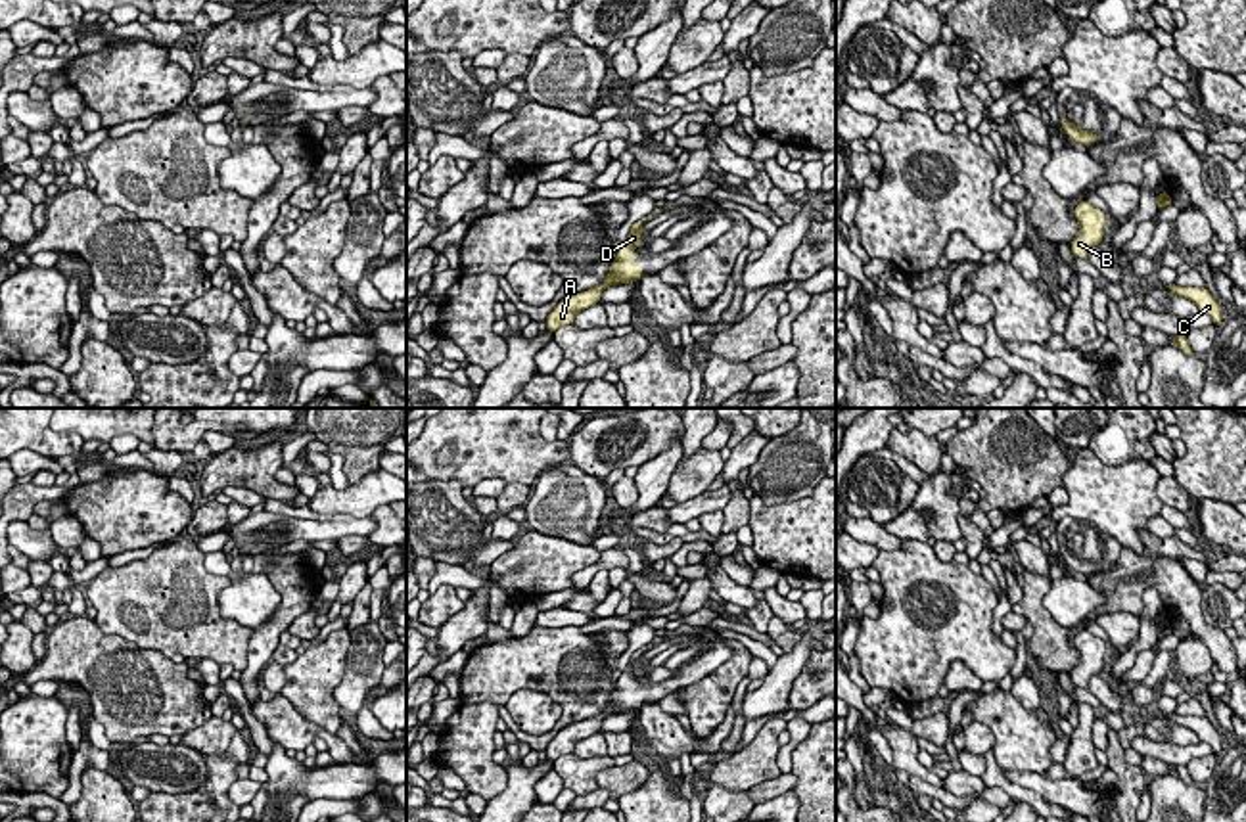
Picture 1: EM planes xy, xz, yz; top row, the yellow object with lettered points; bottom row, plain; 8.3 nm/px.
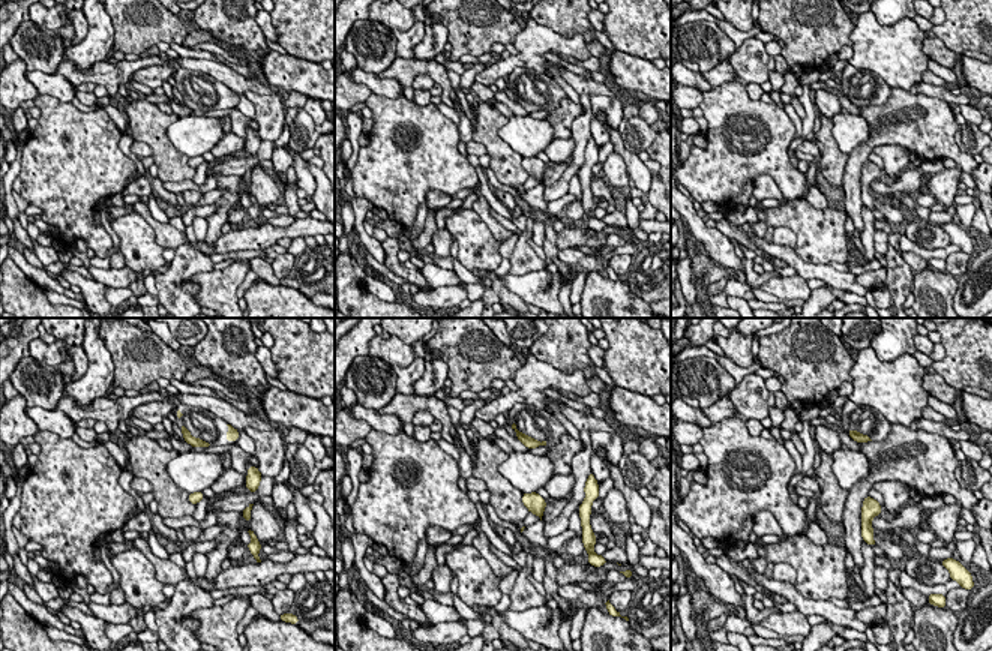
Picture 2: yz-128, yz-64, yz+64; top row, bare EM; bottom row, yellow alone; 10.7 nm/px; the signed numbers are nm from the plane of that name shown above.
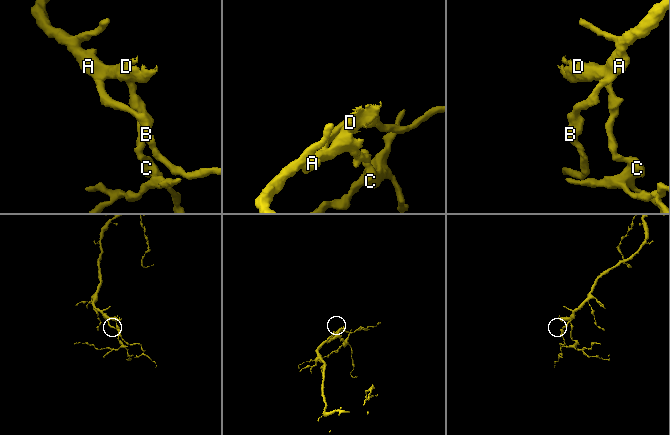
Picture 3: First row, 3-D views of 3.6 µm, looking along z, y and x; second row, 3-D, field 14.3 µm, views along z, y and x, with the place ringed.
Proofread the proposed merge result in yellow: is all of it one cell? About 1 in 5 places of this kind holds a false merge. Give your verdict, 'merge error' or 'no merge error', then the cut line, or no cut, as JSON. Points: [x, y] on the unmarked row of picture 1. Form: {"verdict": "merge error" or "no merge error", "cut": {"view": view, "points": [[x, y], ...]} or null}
{"verdict": "no merge error", "cut": null}

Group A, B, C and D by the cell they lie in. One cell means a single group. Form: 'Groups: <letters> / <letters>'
Groups: A B C D

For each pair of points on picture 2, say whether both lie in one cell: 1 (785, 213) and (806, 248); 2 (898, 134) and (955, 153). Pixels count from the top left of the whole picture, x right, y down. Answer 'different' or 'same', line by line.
1: same
2: same

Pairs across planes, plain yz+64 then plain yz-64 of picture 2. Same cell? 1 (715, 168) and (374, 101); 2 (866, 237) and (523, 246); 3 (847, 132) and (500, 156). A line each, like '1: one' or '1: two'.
1: one
2: one
3: two

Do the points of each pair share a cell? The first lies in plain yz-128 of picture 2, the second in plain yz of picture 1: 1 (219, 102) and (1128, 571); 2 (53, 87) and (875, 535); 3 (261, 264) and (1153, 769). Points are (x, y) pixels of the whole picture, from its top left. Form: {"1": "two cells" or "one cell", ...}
{"1": "two cells", "2": "one cell", "3": "one cell"}

